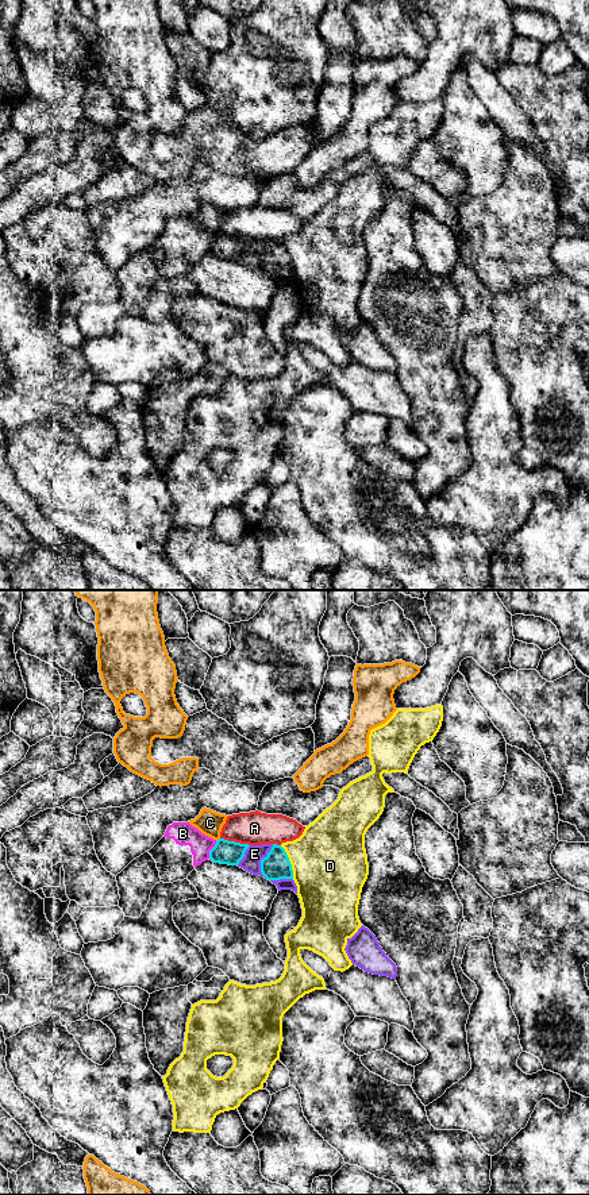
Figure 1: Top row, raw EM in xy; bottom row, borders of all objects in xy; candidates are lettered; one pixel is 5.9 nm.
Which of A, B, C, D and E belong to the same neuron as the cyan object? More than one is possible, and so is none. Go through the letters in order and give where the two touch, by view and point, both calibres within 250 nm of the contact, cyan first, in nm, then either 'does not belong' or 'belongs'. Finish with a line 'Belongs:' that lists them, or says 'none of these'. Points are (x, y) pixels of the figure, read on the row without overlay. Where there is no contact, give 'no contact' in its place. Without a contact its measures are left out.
A: meets cyan in xy at (234, 236); 140 nm thick on the cyan side, 200 nm on the other; does not belong
B: meets cyan in xy at (211, 245); 140 nm thick on the cyan side, 140 nm on the other; does not belong
C: meets cyan in xy at (218, 235); 140 nm thick on the cyan side, 150 nm on the other; does not belong
D: meets cyan in xy at (289, 257); 170 nm thick on the cyan side, 460 nm on the other; does not belong
E: meets cyan in xy at (261, 257); 170 nm thick on the cyan side, 110 nm on the other; does not belong
Belongs: none of these

